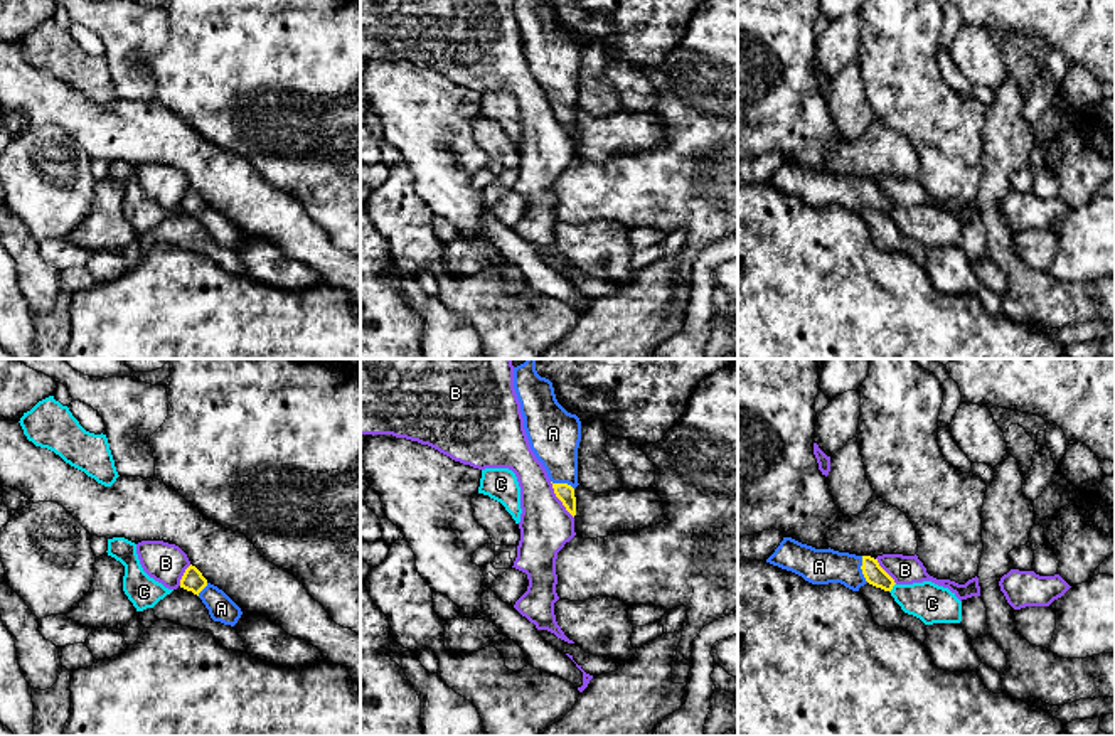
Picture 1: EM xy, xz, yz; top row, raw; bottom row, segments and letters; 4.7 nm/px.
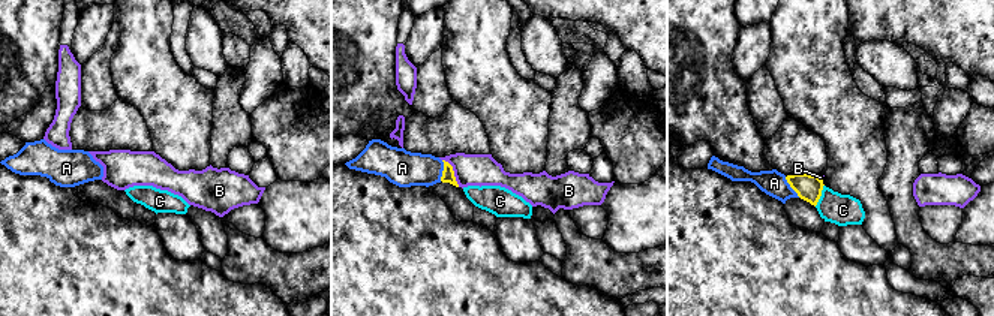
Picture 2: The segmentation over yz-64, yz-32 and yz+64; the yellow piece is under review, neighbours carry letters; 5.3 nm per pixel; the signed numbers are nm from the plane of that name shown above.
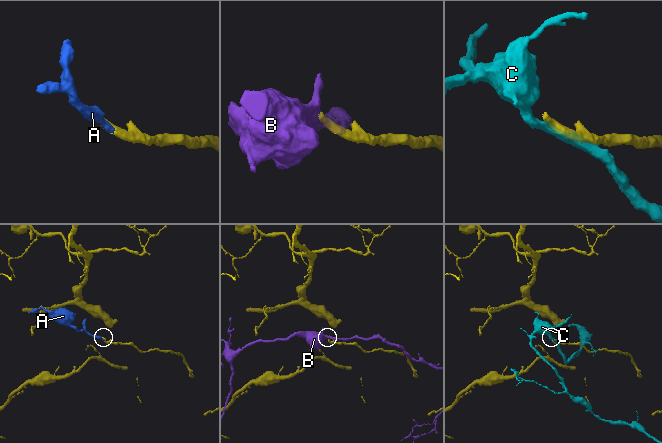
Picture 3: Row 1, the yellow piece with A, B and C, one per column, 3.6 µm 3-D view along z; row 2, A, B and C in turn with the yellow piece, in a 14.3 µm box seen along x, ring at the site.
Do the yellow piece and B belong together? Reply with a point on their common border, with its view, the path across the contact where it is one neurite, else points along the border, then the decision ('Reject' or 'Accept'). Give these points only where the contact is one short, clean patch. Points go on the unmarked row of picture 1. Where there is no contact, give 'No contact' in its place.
Touches yellow at xz (560, 122). Boundary: xz (549, 105), (554, 118), (573, 140). Reject

